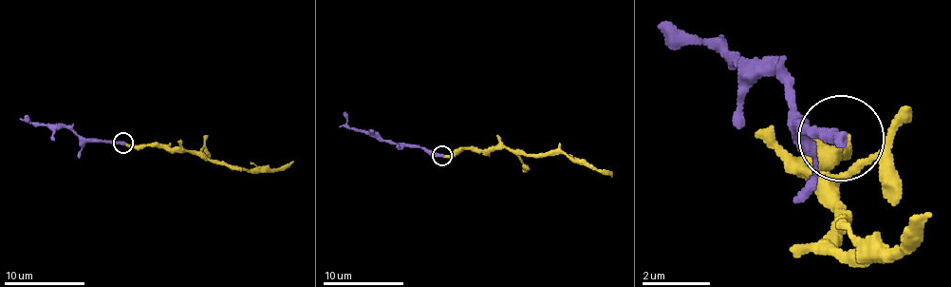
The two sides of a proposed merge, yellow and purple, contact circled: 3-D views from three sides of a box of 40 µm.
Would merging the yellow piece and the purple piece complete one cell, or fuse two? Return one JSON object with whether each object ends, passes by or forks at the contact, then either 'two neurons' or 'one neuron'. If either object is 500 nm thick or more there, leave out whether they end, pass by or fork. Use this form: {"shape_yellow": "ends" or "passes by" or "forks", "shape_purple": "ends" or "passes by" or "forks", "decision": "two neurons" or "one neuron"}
{"shape_yellow": "ends", "shape_purple": "ends", "decision": "one neuron"}

